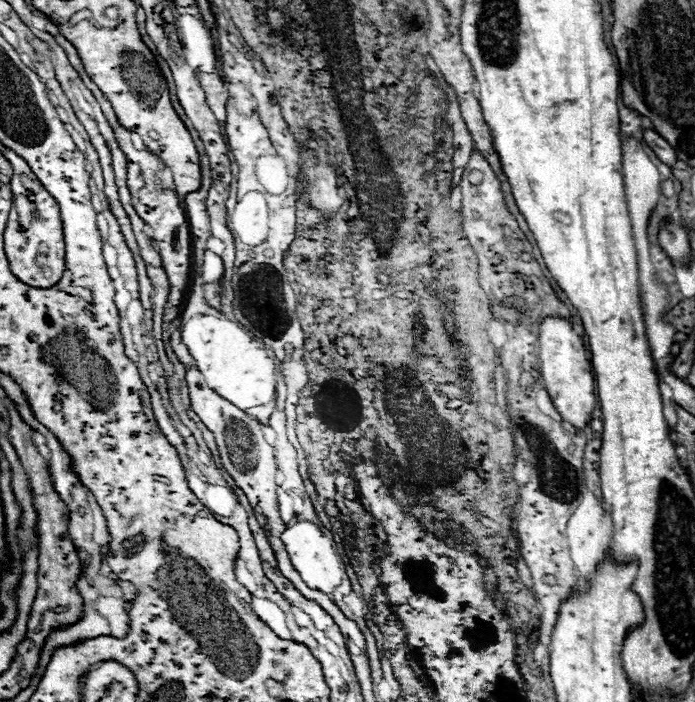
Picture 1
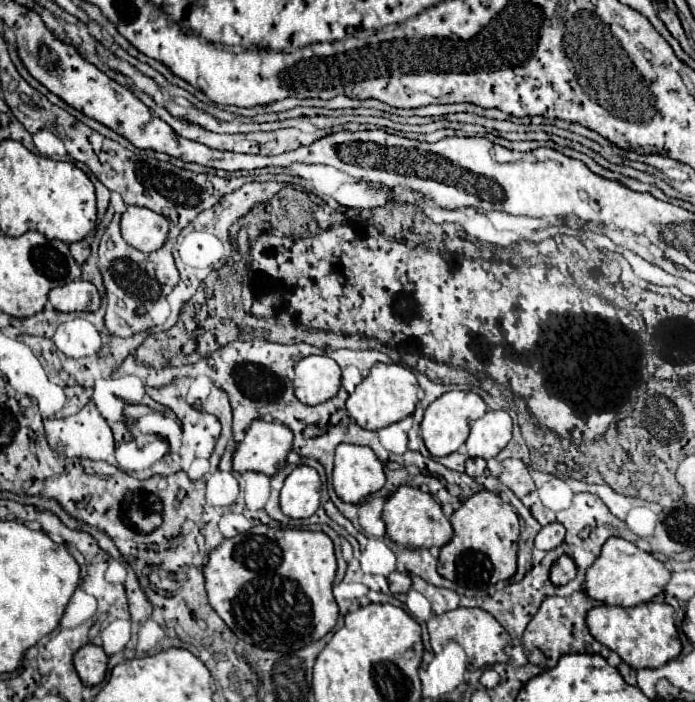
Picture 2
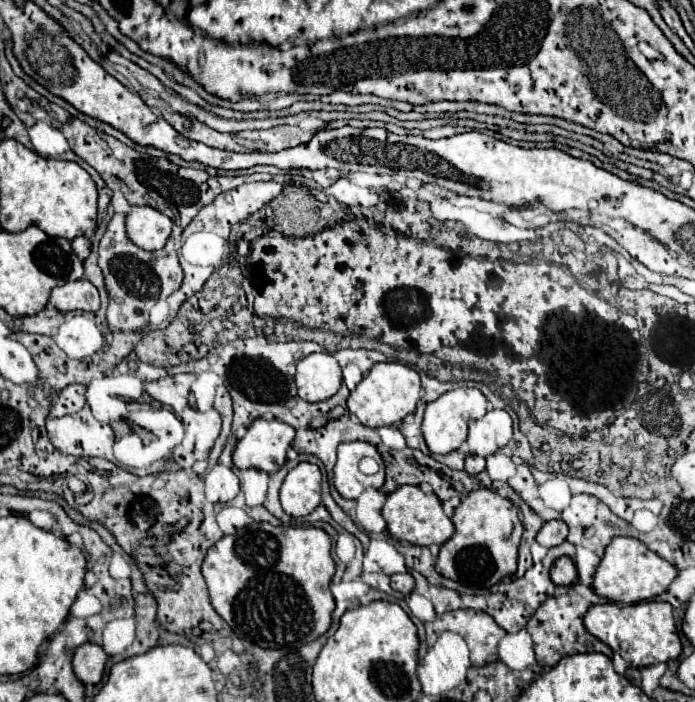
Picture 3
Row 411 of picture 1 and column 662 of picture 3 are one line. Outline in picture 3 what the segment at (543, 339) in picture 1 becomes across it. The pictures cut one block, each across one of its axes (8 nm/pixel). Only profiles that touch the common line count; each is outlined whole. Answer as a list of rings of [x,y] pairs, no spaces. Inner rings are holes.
[[[618,536],[606,548],[602,562],[594,574],[592,588],[594,592],[598,592],[598,596],[604,596],[616,604],[636,604],[640,600],[650,600],[654,596],[664,594],[676,576],[676,566],[652,552],[646,544],[636,538]]]

